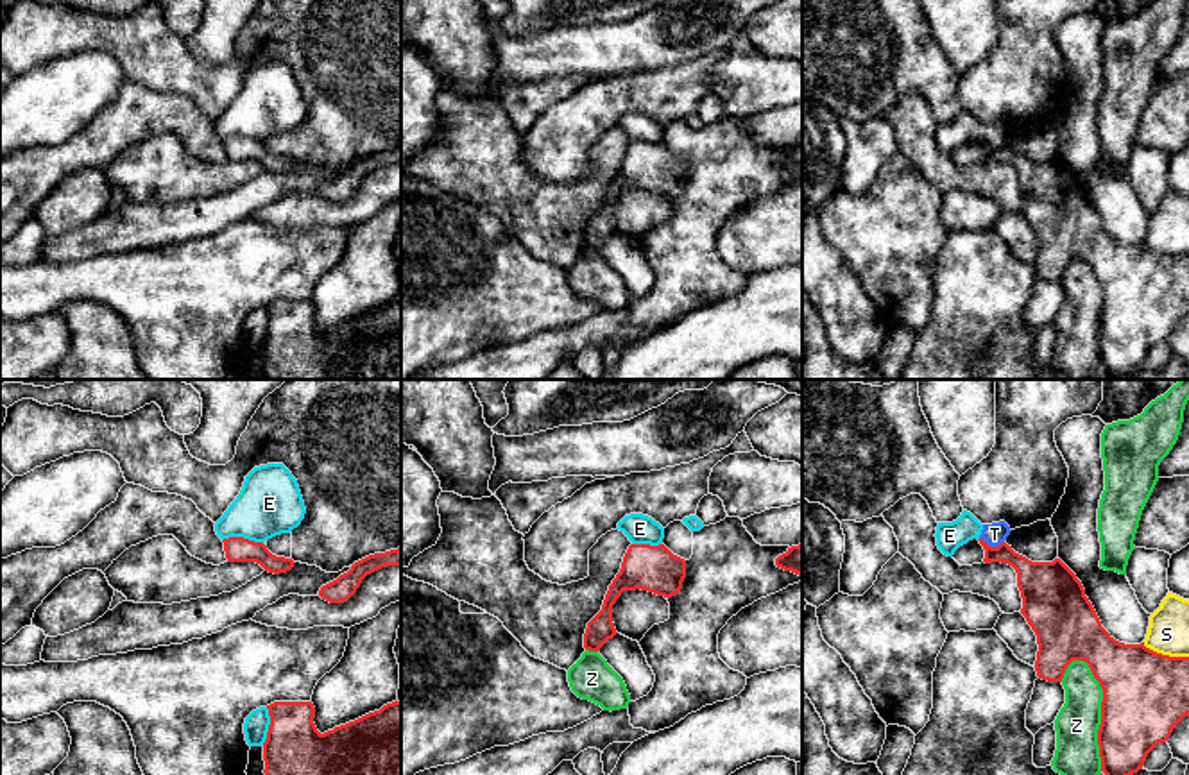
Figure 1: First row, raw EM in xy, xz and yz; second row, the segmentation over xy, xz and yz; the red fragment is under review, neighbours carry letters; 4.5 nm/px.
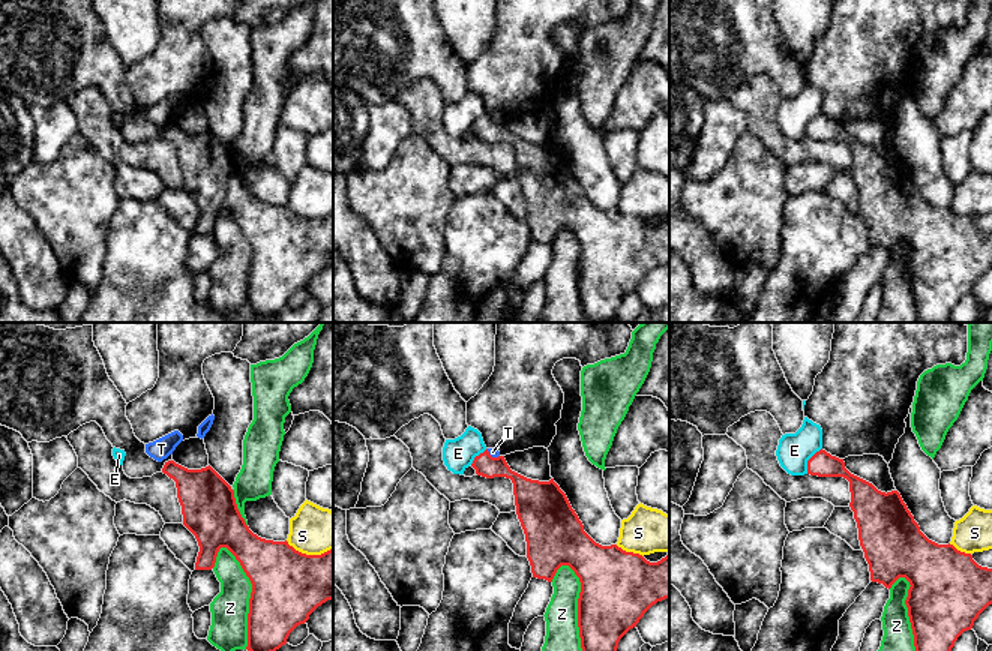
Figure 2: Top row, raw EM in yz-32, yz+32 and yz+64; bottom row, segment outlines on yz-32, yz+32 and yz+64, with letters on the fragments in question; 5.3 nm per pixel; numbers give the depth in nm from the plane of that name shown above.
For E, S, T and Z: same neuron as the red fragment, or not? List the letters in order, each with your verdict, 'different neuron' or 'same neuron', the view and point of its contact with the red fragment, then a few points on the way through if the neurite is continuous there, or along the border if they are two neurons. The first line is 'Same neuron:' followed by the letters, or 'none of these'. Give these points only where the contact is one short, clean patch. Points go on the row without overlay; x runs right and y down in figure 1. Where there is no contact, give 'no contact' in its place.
Same neuron: none of these
E: different neuron | xy (242, 136)
S: different neuron | yz (1166, 255)
T: different neuron | yz (991, 145) | along yz (980, 136), (992, 145), (1003, 142)
Z: different neuron | yz (1102, 310)

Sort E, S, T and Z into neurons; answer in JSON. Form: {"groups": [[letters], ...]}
{"groups": [["E", "T"], ["S"], ["Z"]]}

